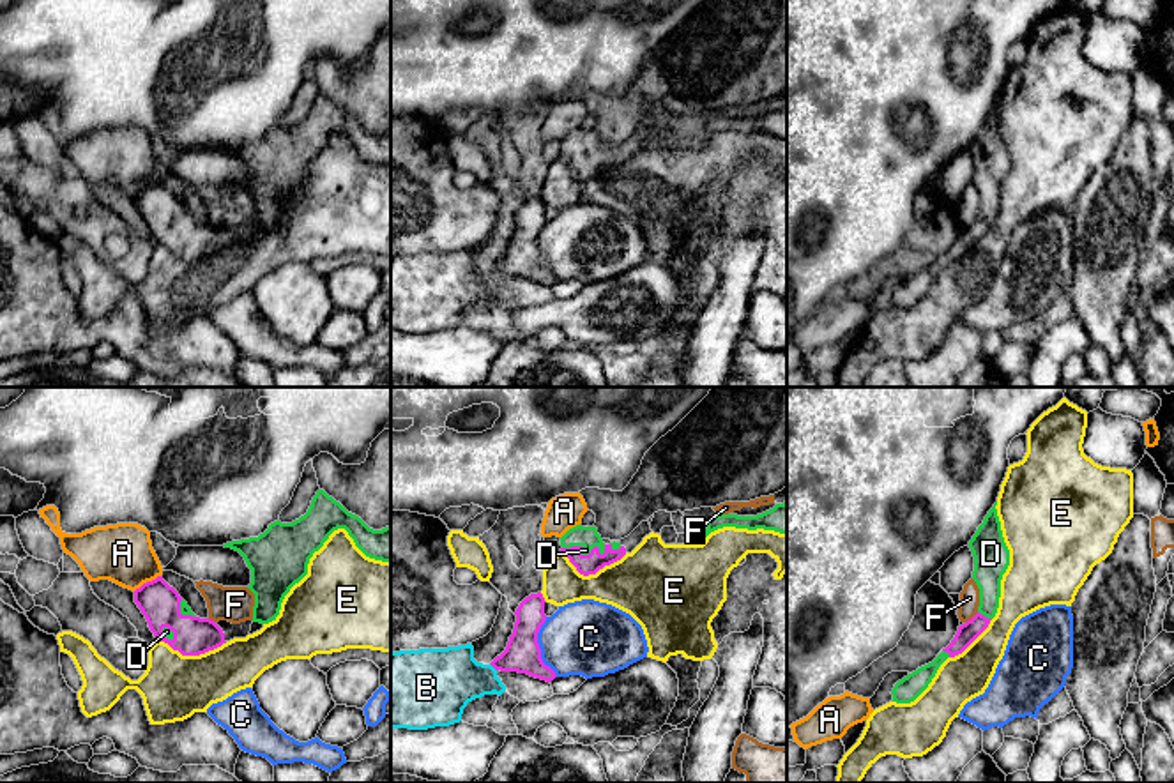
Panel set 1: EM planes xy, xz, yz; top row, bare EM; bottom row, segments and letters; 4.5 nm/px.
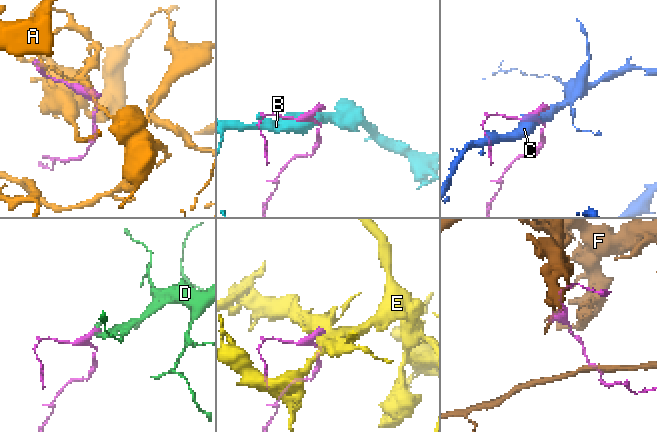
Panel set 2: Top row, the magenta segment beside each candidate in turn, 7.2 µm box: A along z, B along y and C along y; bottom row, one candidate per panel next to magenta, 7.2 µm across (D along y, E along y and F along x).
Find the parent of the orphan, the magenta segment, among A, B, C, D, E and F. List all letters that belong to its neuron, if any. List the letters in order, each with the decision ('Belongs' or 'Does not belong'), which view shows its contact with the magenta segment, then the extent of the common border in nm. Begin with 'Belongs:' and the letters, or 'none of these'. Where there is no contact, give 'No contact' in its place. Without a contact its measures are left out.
Belongs: D
A: Does not belong. Touches magenta in xy. Shared border 150 nm
B: Does not belong. Touches magenta in xz. Shared border 50 nm
C: Does not belong. Touches magenta in xz. Shared border 280 nm
D: Belongs. Touches magenta in xz. Shared border 200 nm
E: Does not belong. Touches magenta in xy. Shared border 320 nm
F: Does not belong. Touches magenta in yz. Shared border 80 nm

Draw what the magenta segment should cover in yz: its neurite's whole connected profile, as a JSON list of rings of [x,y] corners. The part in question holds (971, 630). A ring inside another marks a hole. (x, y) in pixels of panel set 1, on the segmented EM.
[[[997,502],[969,541],[969,548],[974,557],[972,580],[980,589],[978,613],[958,627],[951,643],[942,649],[942,652],[932,663],[918,668],[895,684],[891,691],[893,702],[914,702],[928,688],[939,666],[948,658],[962,654],[995,617],[1001,597],[1001,580],[1010,566],[1010,550],[1002,537],[995,506]]]

